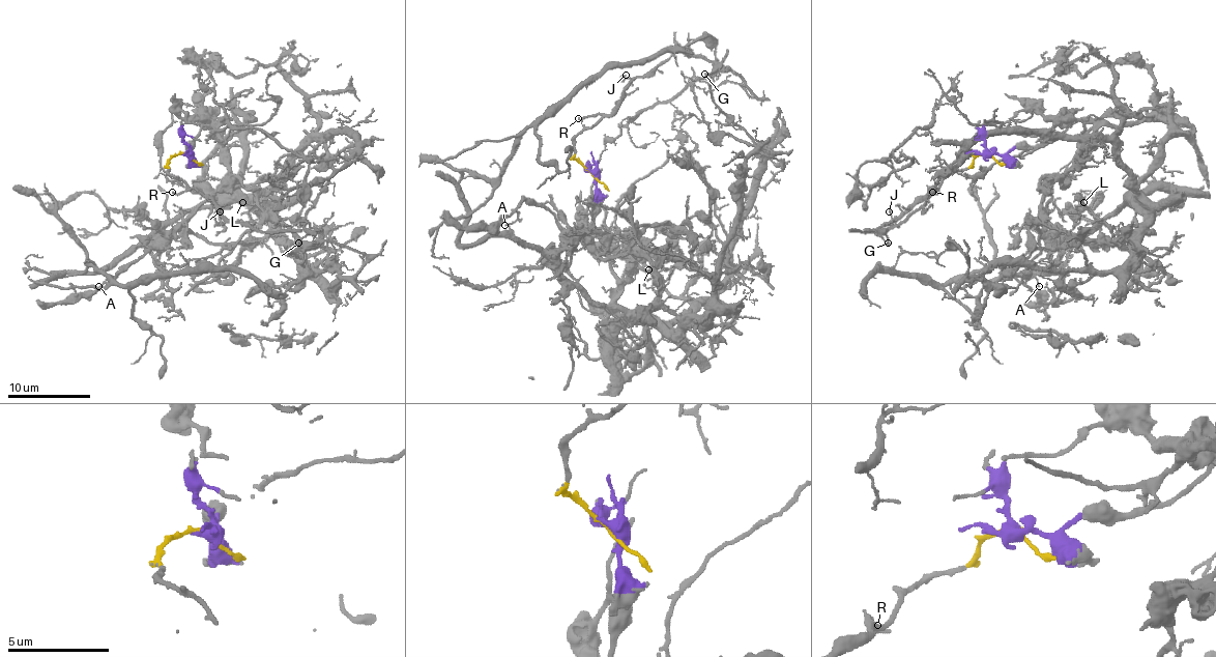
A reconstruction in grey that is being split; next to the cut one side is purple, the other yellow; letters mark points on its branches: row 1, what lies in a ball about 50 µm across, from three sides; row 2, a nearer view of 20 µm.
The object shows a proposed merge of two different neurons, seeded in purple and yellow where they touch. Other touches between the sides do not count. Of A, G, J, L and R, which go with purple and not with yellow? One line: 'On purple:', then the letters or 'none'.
On purple: A, G, L

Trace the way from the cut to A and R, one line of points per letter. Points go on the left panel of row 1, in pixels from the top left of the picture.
A: (186, 152), (207, 117), (228, 177), (161, 246), (150, 248), (113, 282), (109, 279), (98, 286)
R: (184, 152), (171, 159), (169, 171), (193, 192), (173, 192)

